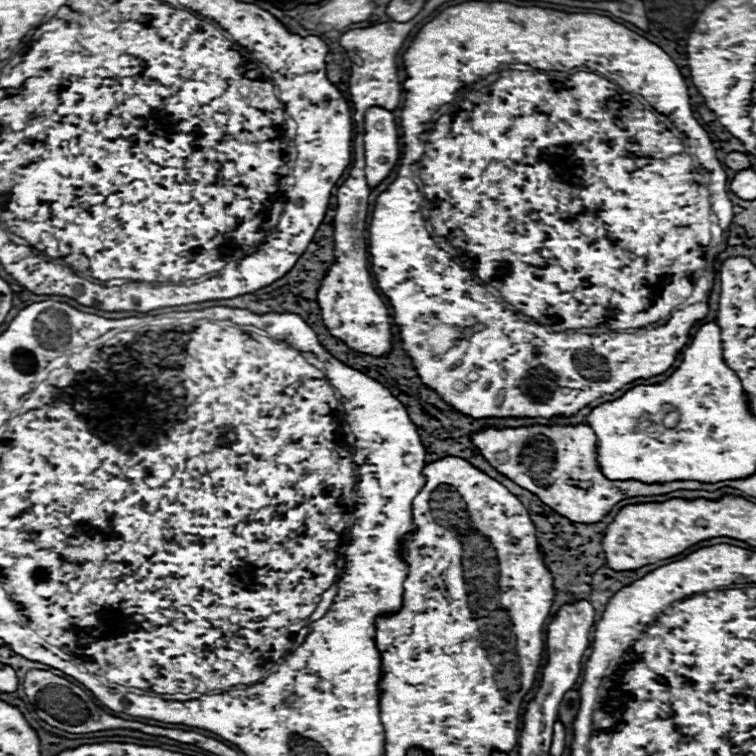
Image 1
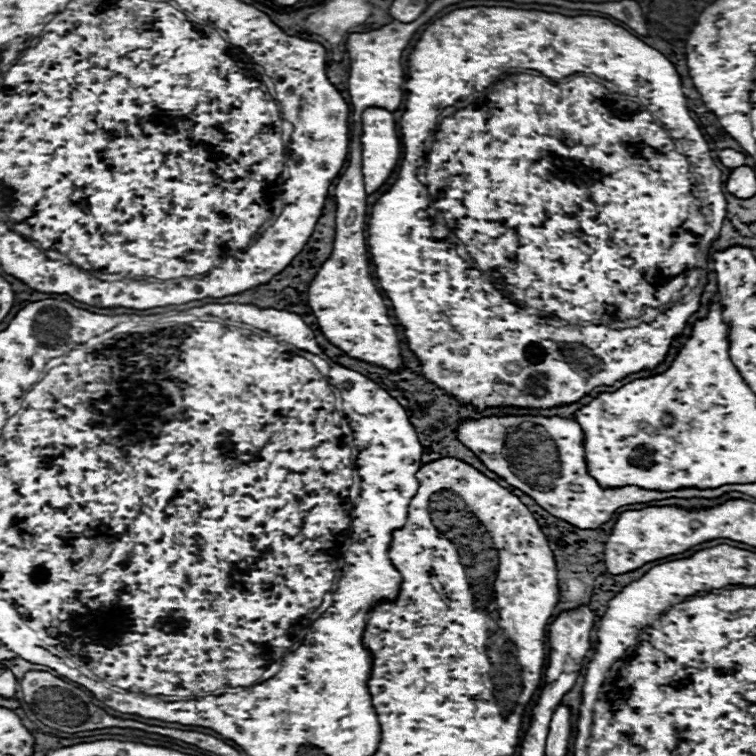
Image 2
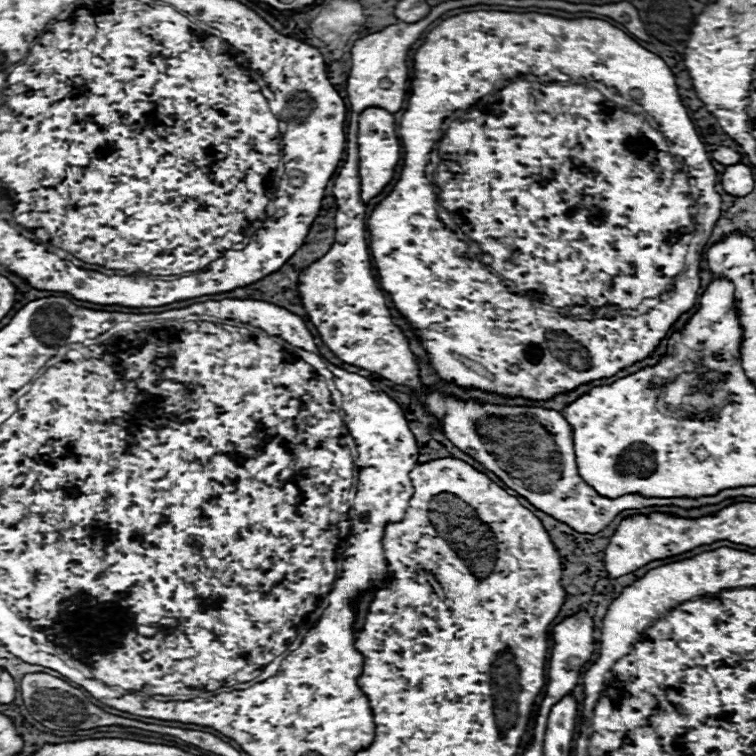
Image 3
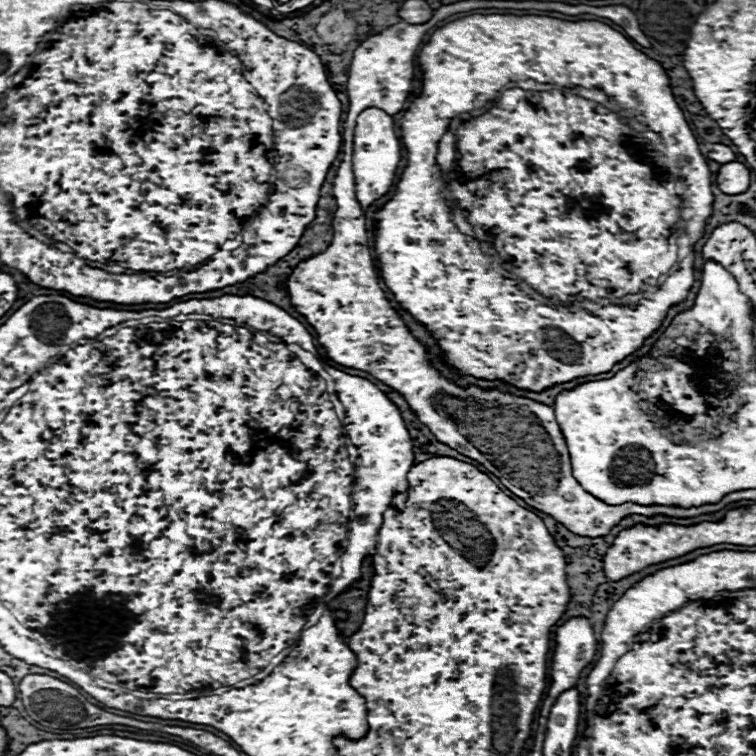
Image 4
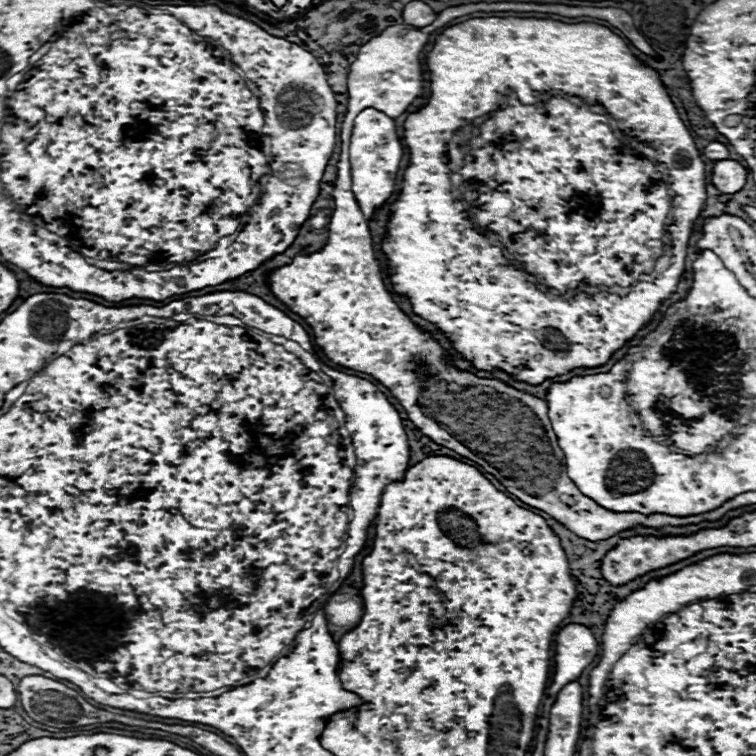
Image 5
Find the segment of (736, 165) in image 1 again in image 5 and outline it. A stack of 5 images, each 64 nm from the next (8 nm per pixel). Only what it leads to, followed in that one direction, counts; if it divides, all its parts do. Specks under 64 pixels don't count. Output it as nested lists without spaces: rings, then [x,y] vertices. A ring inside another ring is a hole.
[[[710,142],[704,148],[704,156],[710,158],[710,160],[722,160],[722,158],[728,158],[728,148],[720,142]]]

